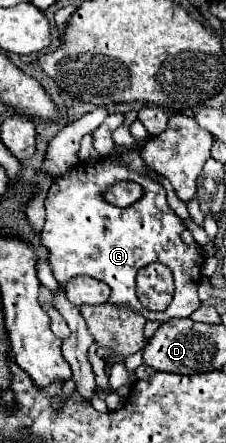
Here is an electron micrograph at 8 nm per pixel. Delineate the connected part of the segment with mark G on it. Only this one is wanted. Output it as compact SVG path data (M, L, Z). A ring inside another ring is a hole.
M104 156L96 162L78 162L70 174L64 174L56 180L56 184L50 186L46 196L46 224L40 236L42 244L48 248L52 272L58 282L66 284L78 274L104 280L112 288L110 302L128 306L150 320L170 322L172 318L190 316L200 306L198 282L204 262L202 248L196 242L184 244L180 238L182 230L182 220L170 210L166 202L166 190L156 180L130 170L122 162L114 162L110 156ZM120 180L132 180L144 188L144 196L128 208L106 204L100 196L110 184ZM150 262L168 264L176 280L176 292L164 312L148 314L136 296L134 278L136 272Z

